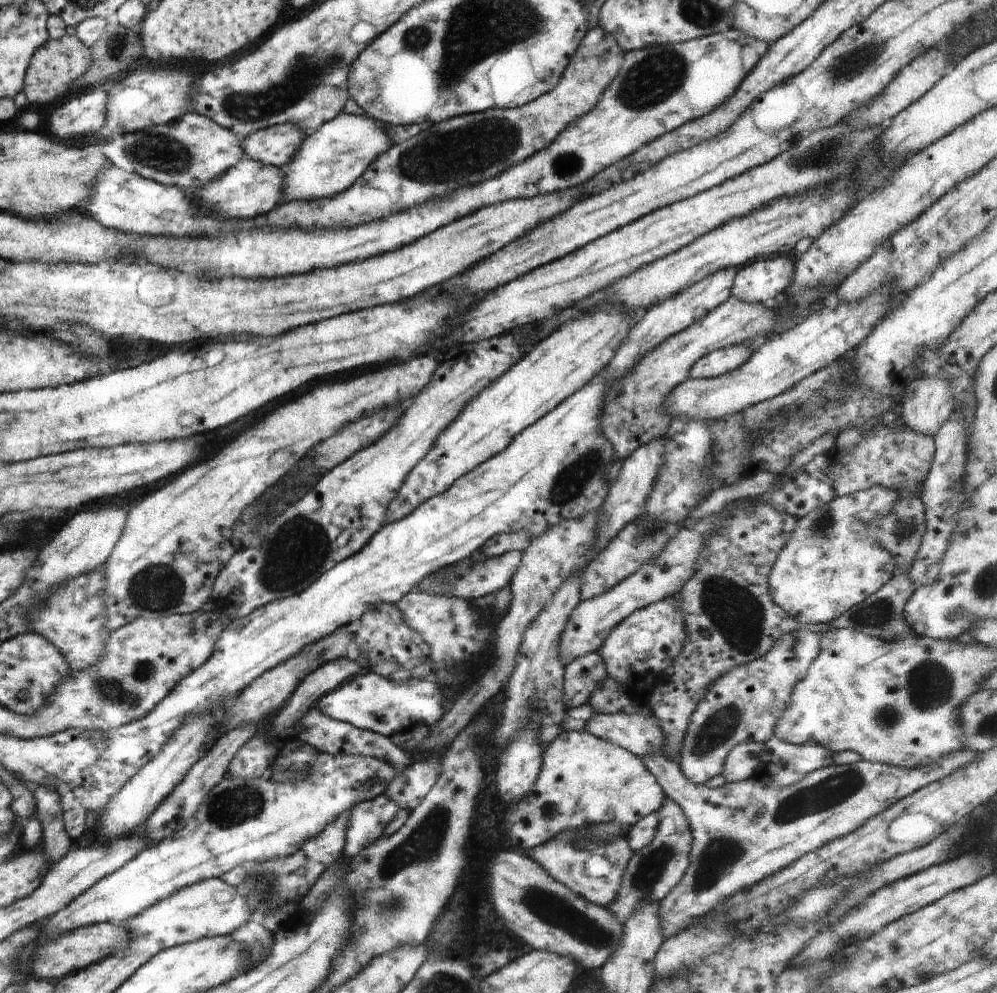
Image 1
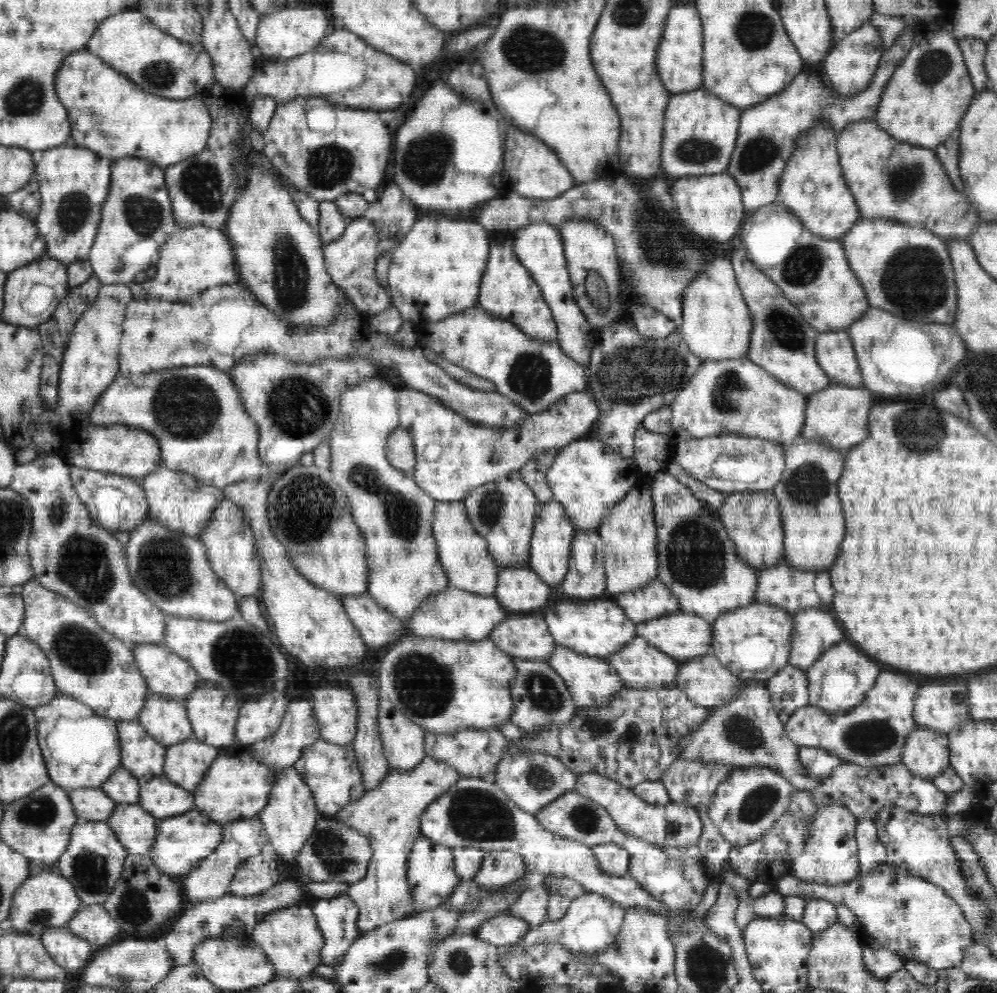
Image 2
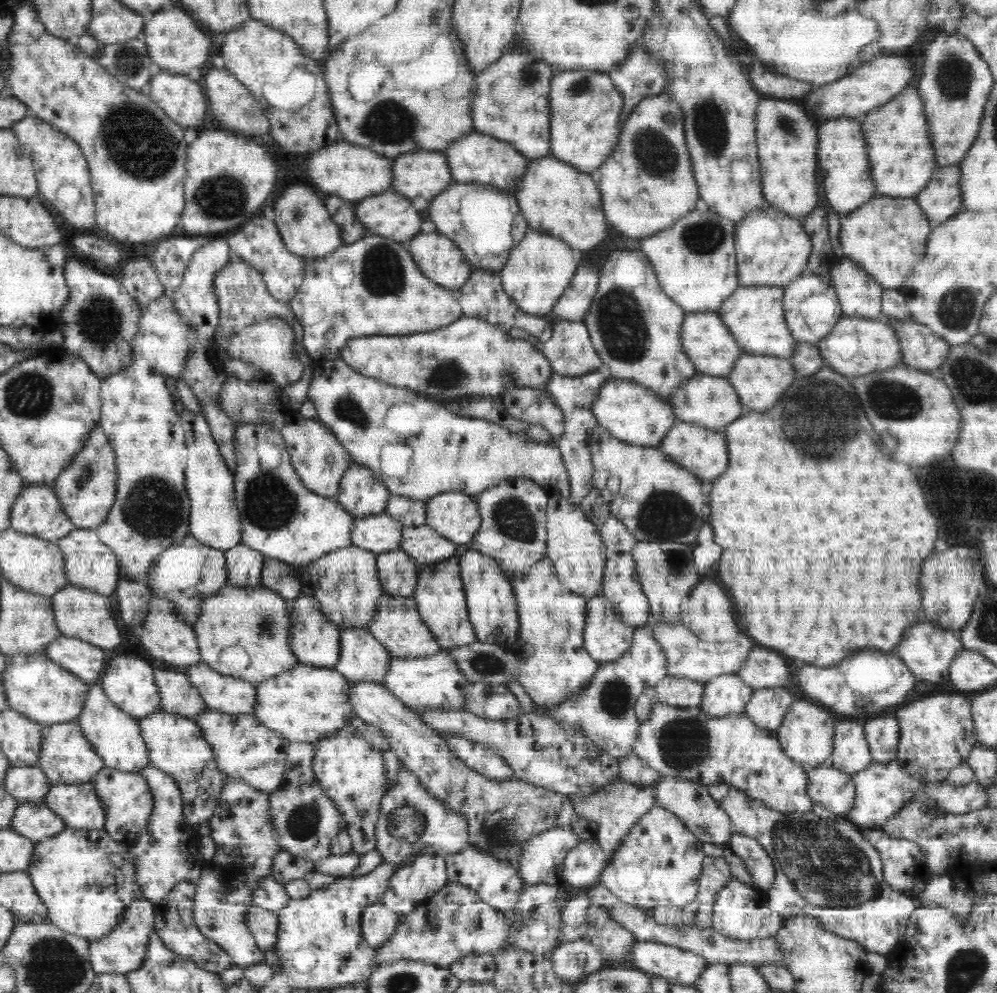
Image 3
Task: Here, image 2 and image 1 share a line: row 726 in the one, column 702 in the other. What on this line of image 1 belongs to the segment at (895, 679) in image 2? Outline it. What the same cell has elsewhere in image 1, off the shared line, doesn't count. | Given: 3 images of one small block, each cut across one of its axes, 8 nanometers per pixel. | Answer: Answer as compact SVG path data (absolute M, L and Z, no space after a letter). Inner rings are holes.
M962 750L942 757L929 765L914 768L895 767L877 762L860 760L847 765L828 765L809 772L802 780L784 788L765 786L754 777L721 787L710 788L690 782L674 762L663 753L642 755L644 766L654 775L668 799L678 803L688 819L693 843L690 864L680 882L659 902L663 937L668 938L684 931L702 920L719 902L733 897L737 892L753 887L763 878L795 863L801 856L815 851L831 840L842 838L858 830L867 820L886 810L901 798L928 786L975 758L977 752Z

